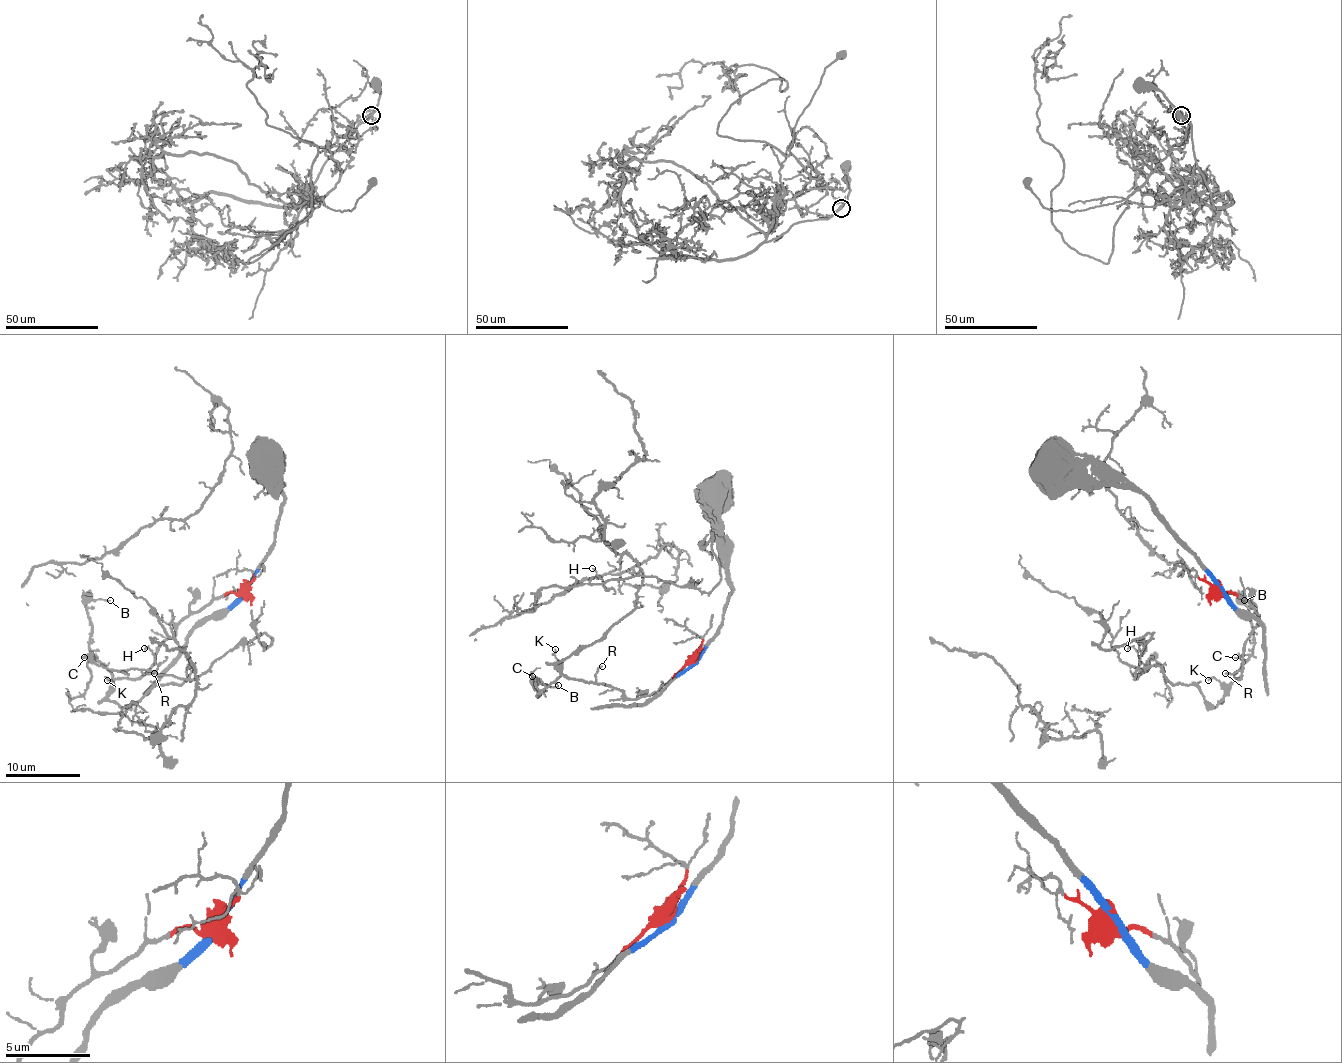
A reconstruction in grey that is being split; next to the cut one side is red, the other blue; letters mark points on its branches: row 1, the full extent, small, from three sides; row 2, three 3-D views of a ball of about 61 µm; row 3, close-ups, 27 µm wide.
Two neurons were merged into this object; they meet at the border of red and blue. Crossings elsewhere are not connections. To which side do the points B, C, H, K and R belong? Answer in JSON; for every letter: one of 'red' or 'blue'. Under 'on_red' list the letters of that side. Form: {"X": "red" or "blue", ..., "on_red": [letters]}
{"B": "red", "C": "red", "H": "red", "K": "red", "R": "red", "on_red": ["B", "C", "H", "K", "R"]}

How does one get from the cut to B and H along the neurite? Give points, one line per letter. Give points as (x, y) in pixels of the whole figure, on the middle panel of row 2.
B: (695, 662), (688, 662), (650, 694), (635, 698), (611, 685), (562, 676), (538, 694), (534, 685), (558, 685)
H: (695, 662), (635, 698), (564, 677), (556, 664), (635, 608), (641, 571), (607, 582), (605, 591), (592, 569)

